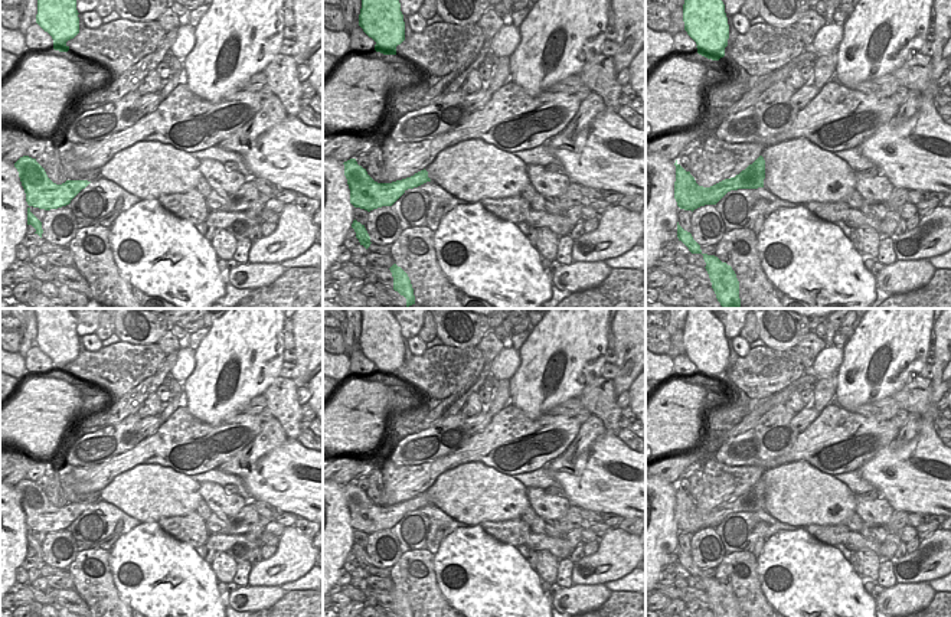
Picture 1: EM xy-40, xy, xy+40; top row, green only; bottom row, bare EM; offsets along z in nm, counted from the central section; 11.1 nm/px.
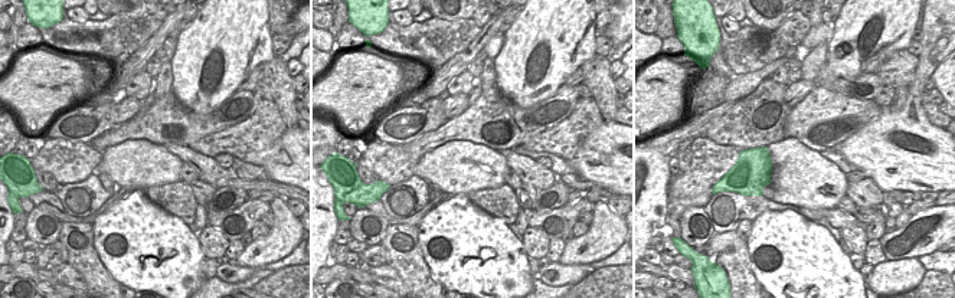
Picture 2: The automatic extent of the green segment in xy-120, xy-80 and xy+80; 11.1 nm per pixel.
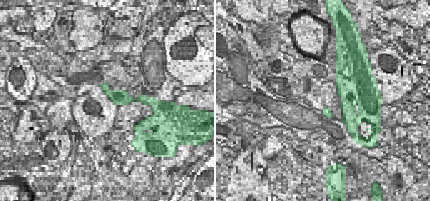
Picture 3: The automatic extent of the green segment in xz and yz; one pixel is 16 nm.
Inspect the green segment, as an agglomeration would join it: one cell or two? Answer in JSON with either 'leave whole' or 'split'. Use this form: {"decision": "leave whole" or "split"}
{"decision": "split"}

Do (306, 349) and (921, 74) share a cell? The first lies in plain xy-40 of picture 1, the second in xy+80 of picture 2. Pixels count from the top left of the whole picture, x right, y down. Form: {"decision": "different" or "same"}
{"decision": "same"}

